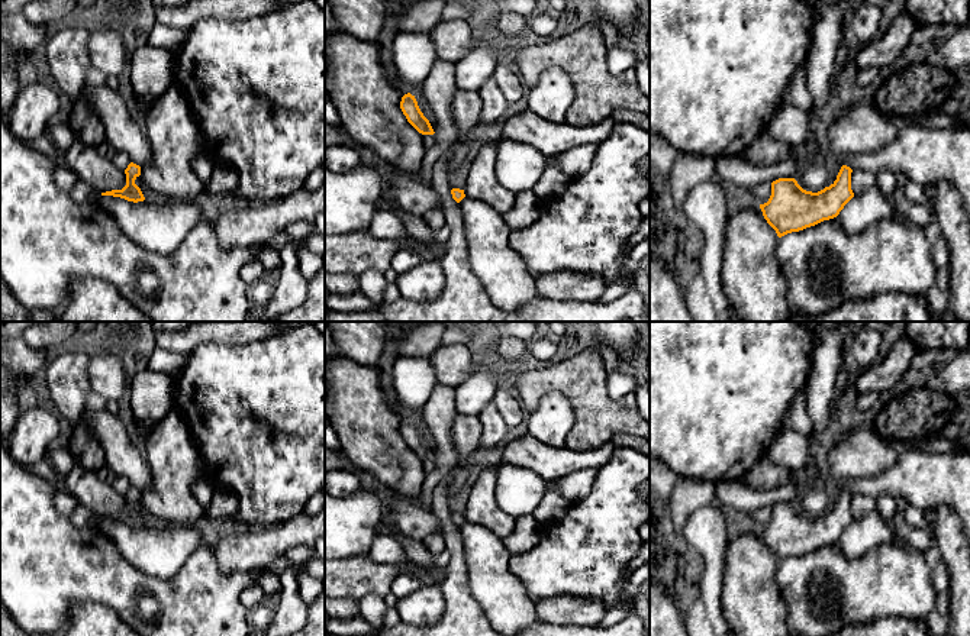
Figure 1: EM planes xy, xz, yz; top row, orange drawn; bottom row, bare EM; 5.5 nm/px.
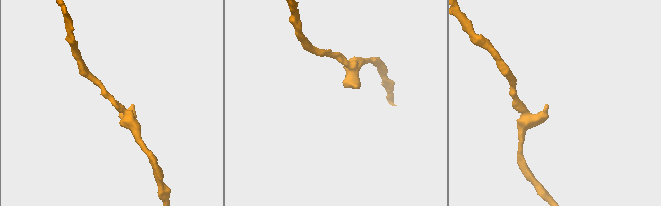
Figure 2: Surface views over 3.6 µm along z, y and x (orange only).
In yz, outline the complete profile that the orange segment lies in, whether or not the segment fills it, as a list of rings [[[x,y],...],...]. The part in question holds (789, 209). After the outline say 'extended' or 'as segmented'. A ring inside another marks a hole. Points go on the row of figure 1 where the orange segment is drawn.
[[[842,165],[837,180],[818,193],[803,190],[795,178],[773,181],[768,201],[760,204],[764,219],[782,238],[837,217],[854,197],[851,172]]]; as segmented

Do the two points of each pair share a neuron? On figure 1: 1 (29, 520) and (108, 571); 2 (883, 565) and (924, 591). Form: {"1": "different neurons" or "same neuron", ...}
{"1": "same neuron", "2": "same neuron"}

